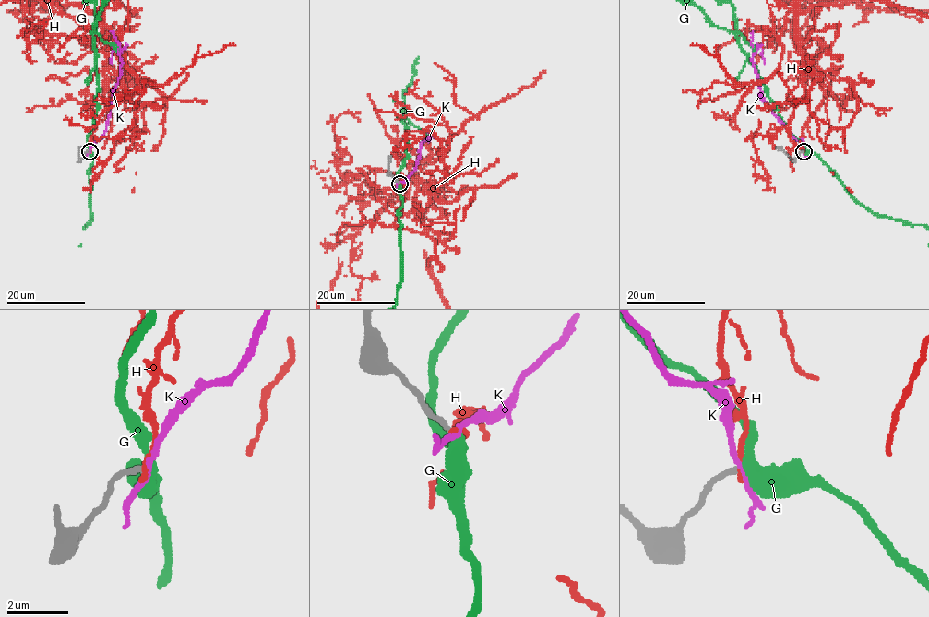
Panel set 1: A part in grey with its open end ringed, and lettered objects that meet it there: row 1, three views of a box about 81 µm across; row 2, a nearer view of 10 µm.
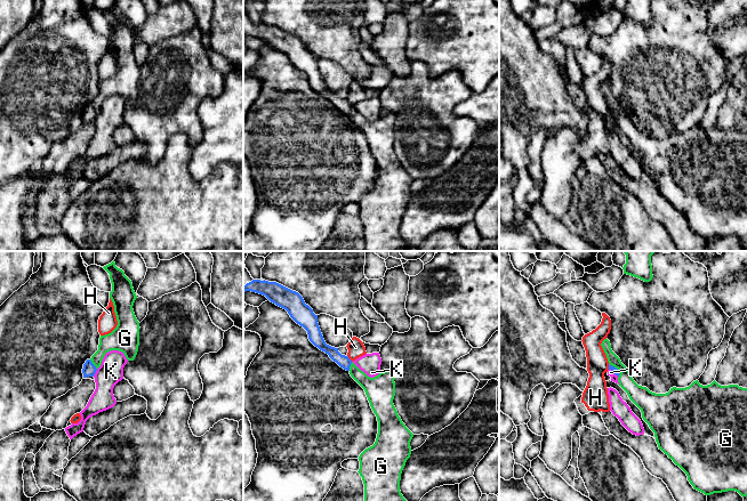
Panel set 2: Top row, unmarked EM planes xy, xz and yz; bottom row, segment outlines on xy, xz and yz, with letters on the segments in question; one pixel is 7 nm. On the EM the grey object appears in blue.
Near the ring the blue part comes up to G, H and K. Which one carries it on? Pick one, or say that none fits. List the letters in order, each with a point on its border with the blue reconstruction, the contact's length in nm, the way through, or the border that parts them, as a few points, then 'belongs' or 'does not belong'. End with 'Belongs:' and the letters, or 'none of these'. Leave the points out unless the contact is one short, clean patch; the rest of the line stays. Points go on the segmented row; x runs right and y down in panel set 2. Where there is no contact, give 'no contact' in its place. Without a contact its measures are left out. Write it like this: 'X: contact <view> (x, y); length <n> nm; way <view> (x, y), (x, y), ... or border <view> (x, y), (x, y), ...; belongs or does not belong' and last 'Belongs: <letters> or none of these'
G: contact xy (93, 364); length 90 nm; way xy (89, 370), (93, 364), (98, 355), (118, 339); belongs
H: contact xz (348, 358); length 60 nm; border xz (347, 355), (352, 361); does not belong
K: contact xy (95, 372); length 70 nm; border xy (97, 369), (93, 376); does not belong
Belongs: G

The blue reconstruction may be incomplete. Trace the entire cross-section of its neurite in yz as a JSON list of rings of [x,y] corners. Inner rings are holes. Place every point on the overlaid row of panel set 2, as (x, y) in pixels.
[[[604,339],[601,344],[608,362],[609,370],[617,377],[619,386],[627,393],[629,399],[641,410],[643,420],[654,433],[659,450],[668,455],[688,476],[694,490],[710,495],[728,491],[736,491],[742,498],[747,495],[747,388],[738,385],[721,386],[715,380],[702,386],[698,380],[689,387],[673,387],[666,394],[656,394],[646,387],[638,386],[628,369],[612,351],[610,341]]]

